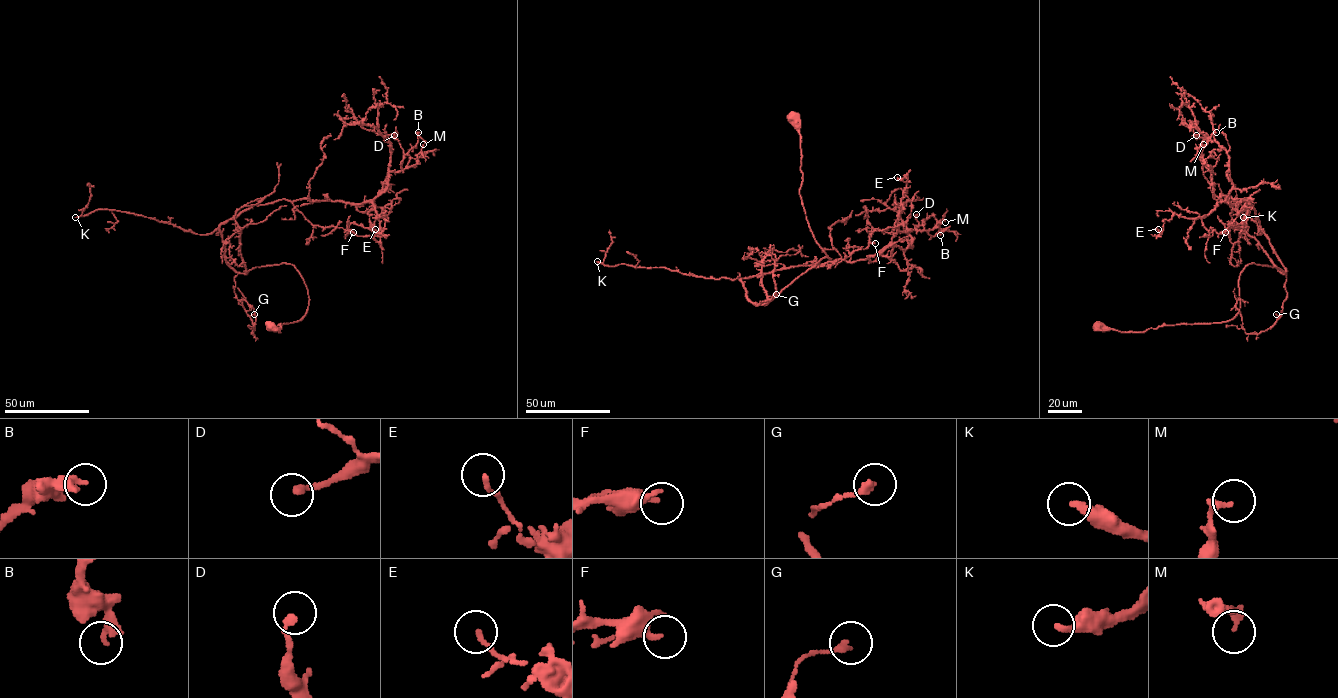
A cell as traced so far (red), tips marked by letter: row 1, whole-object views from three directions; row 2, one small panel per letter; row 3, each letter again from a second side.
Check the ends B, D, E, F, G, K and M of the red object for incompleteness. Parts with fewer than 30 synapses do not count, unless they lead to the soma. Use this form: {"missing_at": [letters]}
{"missing_at": ["K"]}

